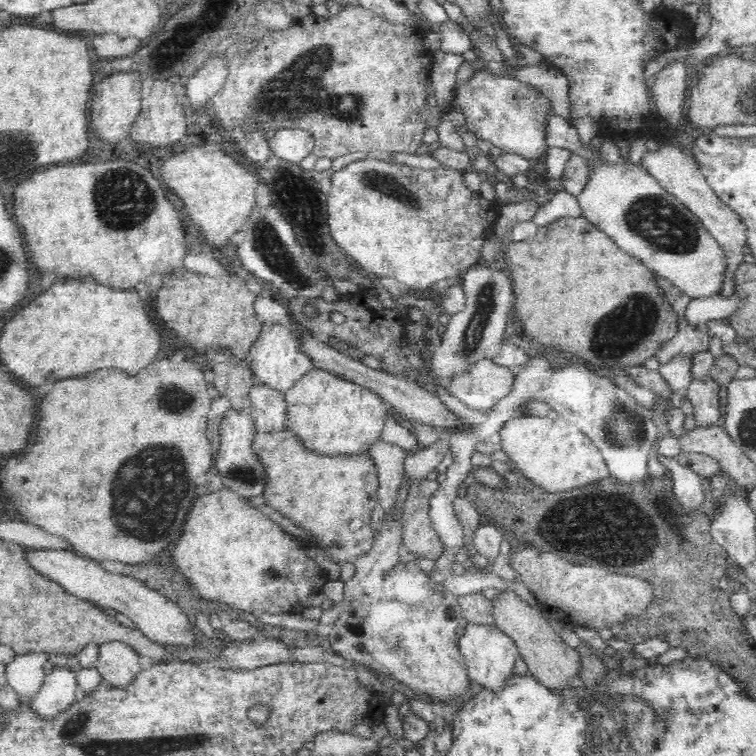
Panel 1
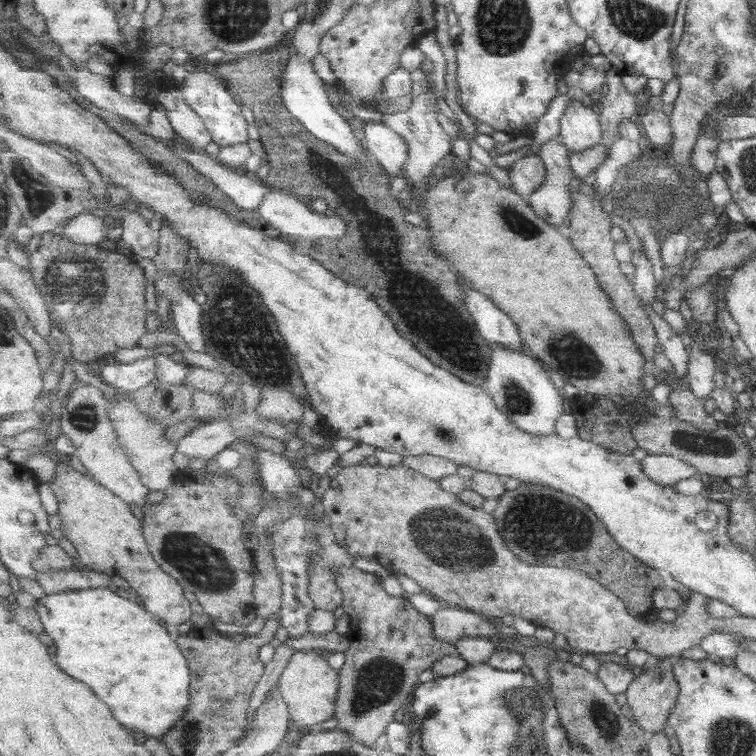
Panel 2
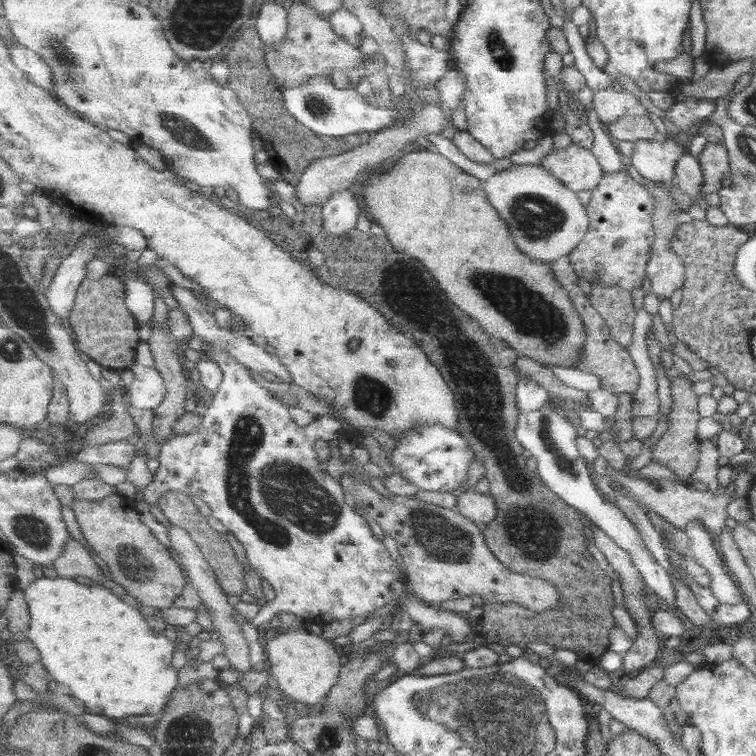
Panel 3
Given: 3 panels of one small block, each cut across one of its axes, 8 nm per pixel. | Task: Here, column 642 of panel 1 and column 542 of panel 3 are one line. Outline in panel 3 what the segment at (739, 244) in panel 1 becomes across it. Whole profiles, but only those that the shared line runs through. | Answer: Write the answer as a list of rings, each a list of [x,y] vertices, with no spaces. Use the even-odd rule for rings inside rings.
[[[578,144],[553,148],[541,164],[575,193],[597,189],[605,174],[593,151]]]

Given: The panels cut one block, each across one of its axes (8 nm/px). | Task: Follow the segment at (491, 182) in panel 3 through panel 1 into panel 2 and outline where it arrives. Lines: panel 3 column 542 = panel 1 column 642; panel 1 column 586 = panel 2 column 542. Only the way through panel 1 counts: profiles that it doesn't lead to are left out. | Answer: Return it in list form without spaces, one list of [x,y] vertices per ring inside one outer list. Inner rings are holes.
[[[559,138],[542,144],[538,155],[547,167],[547,182],[527,199],[539,217],[557,228],[565,228],[571,215],[572,193],[569,187],[577,175],[570,165],[570,153]]]

